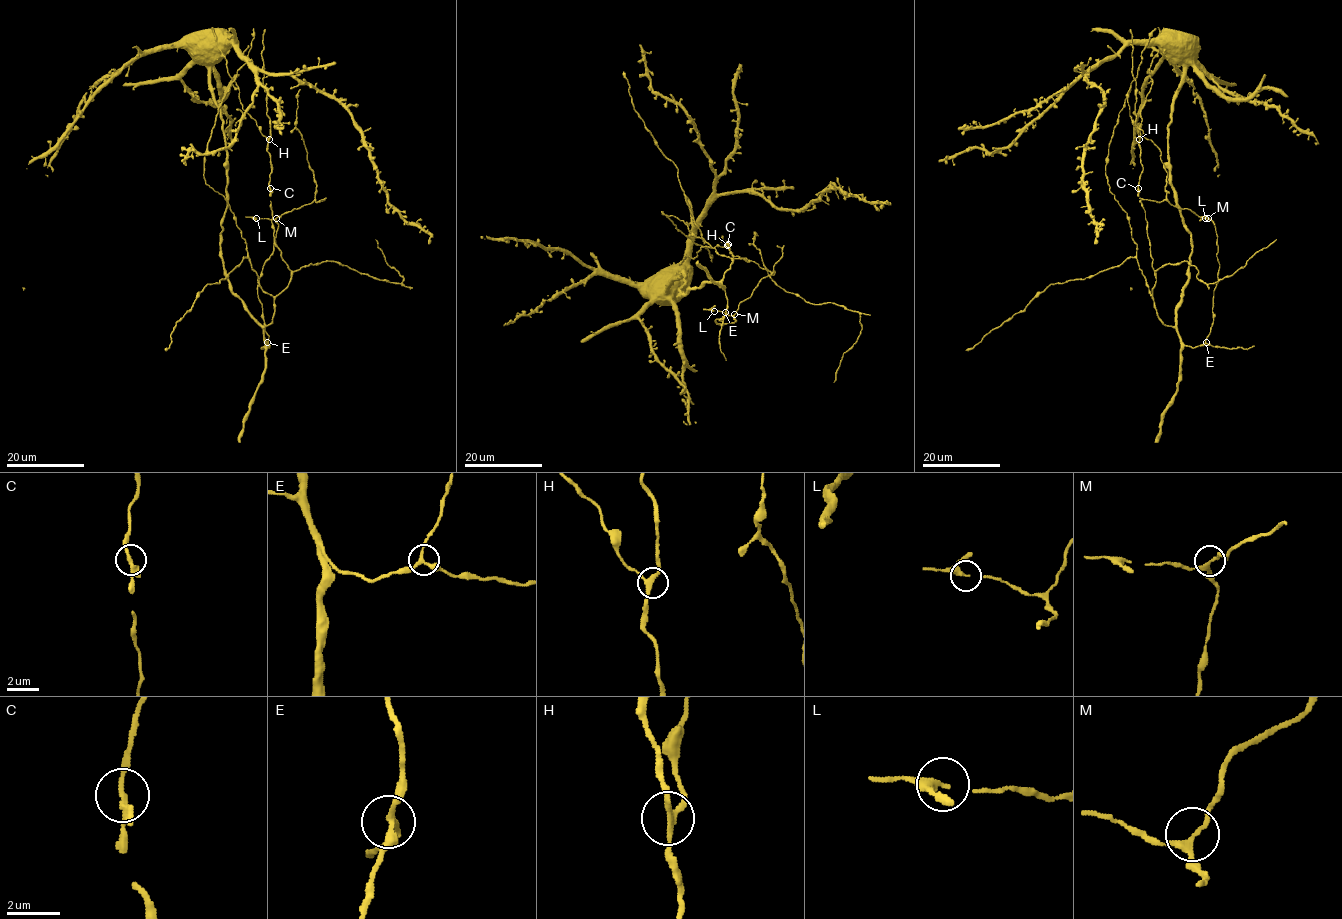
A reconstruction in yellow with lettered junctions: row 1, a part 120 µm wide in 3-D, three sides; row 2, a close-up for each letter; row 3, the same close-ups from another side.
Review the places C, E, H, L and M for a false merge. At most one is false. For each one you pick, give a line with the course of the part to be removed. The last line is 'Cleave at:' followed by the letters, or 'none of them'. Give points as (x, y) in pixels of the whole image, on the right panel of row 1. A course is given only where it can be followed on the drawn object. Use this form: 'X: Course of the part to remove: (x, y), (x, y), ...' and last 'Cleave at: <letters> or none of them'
Cleave at: none of them

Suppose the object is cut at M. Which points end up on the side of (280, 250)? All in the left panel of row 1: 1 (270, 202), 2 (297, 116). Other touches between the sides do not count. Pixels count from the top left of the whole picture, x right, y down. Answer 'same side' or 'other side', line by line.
1: same side
2: other side

